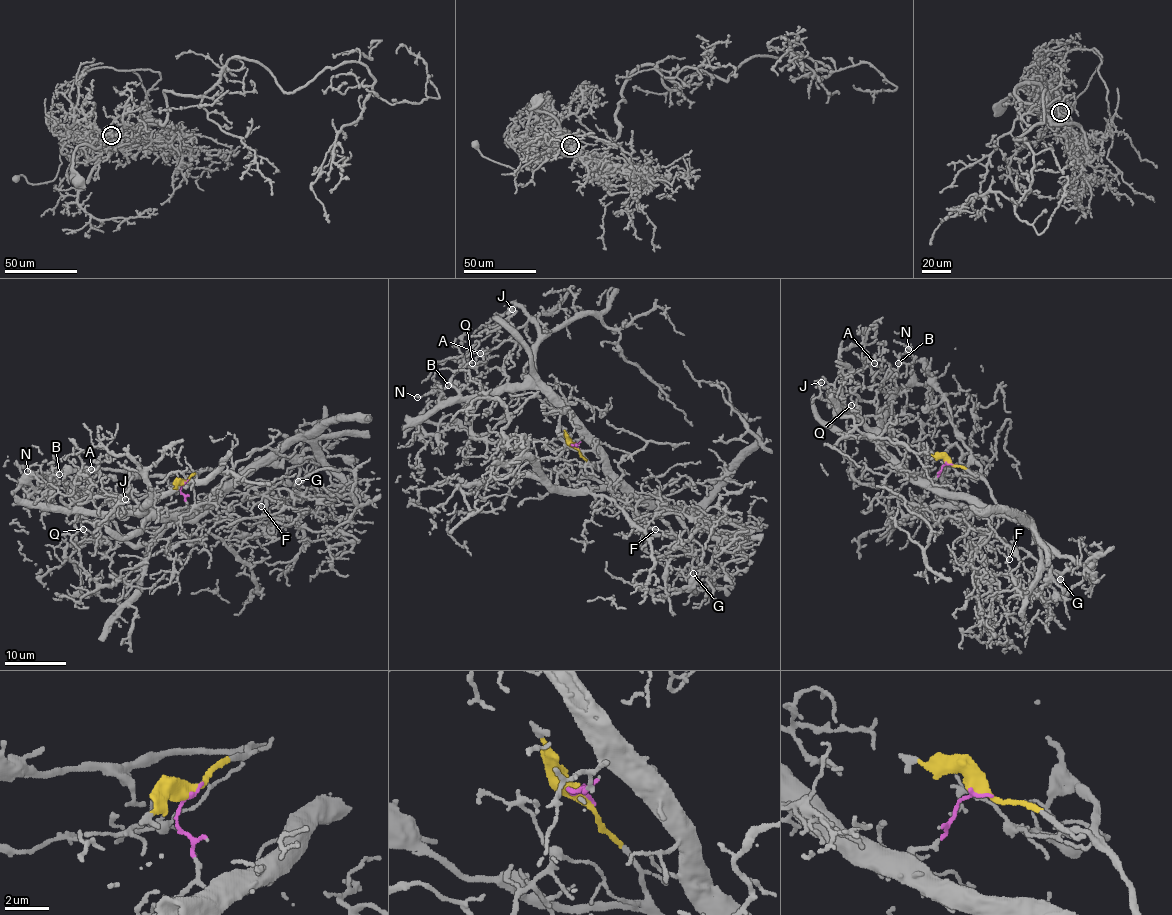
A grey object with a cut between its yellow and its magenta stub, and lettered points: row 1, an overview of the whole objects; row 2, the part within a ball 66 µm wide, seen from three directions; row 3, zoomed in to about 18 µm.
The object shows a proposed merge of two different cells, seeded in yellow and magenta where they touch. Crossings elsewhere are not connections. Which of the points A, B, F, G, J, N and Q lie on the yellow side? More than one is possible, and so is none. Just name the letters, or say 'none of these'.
none of these

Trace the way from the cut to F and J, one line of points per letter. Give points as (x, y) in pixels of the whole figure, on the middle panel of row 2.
F: (576, 445), (572, 445), (583, 438), (597, 451), (603, 462), (640, 496), (635, 509), (645, 525), (656, 529)
J: (576, 445), (572, 445), (580, 429), (549, 393), (507, 382), (504, 359), (514, 344), (508, 318), (513, 309)

